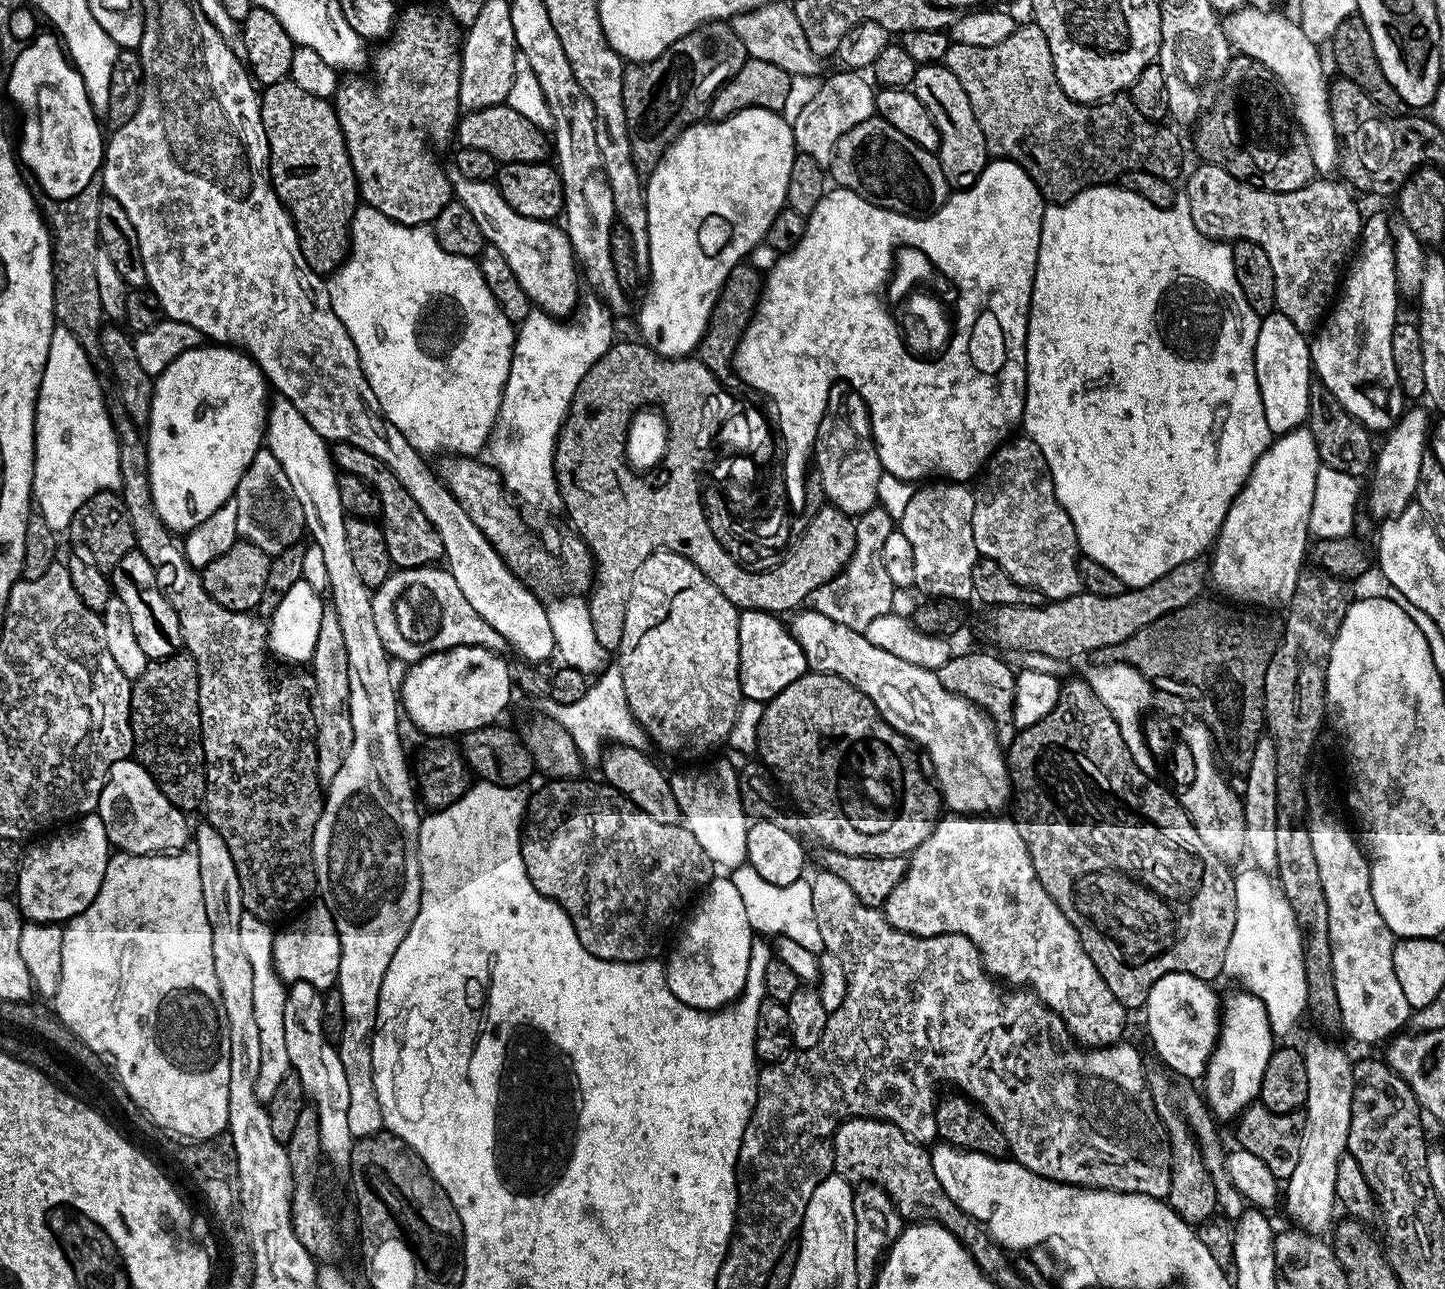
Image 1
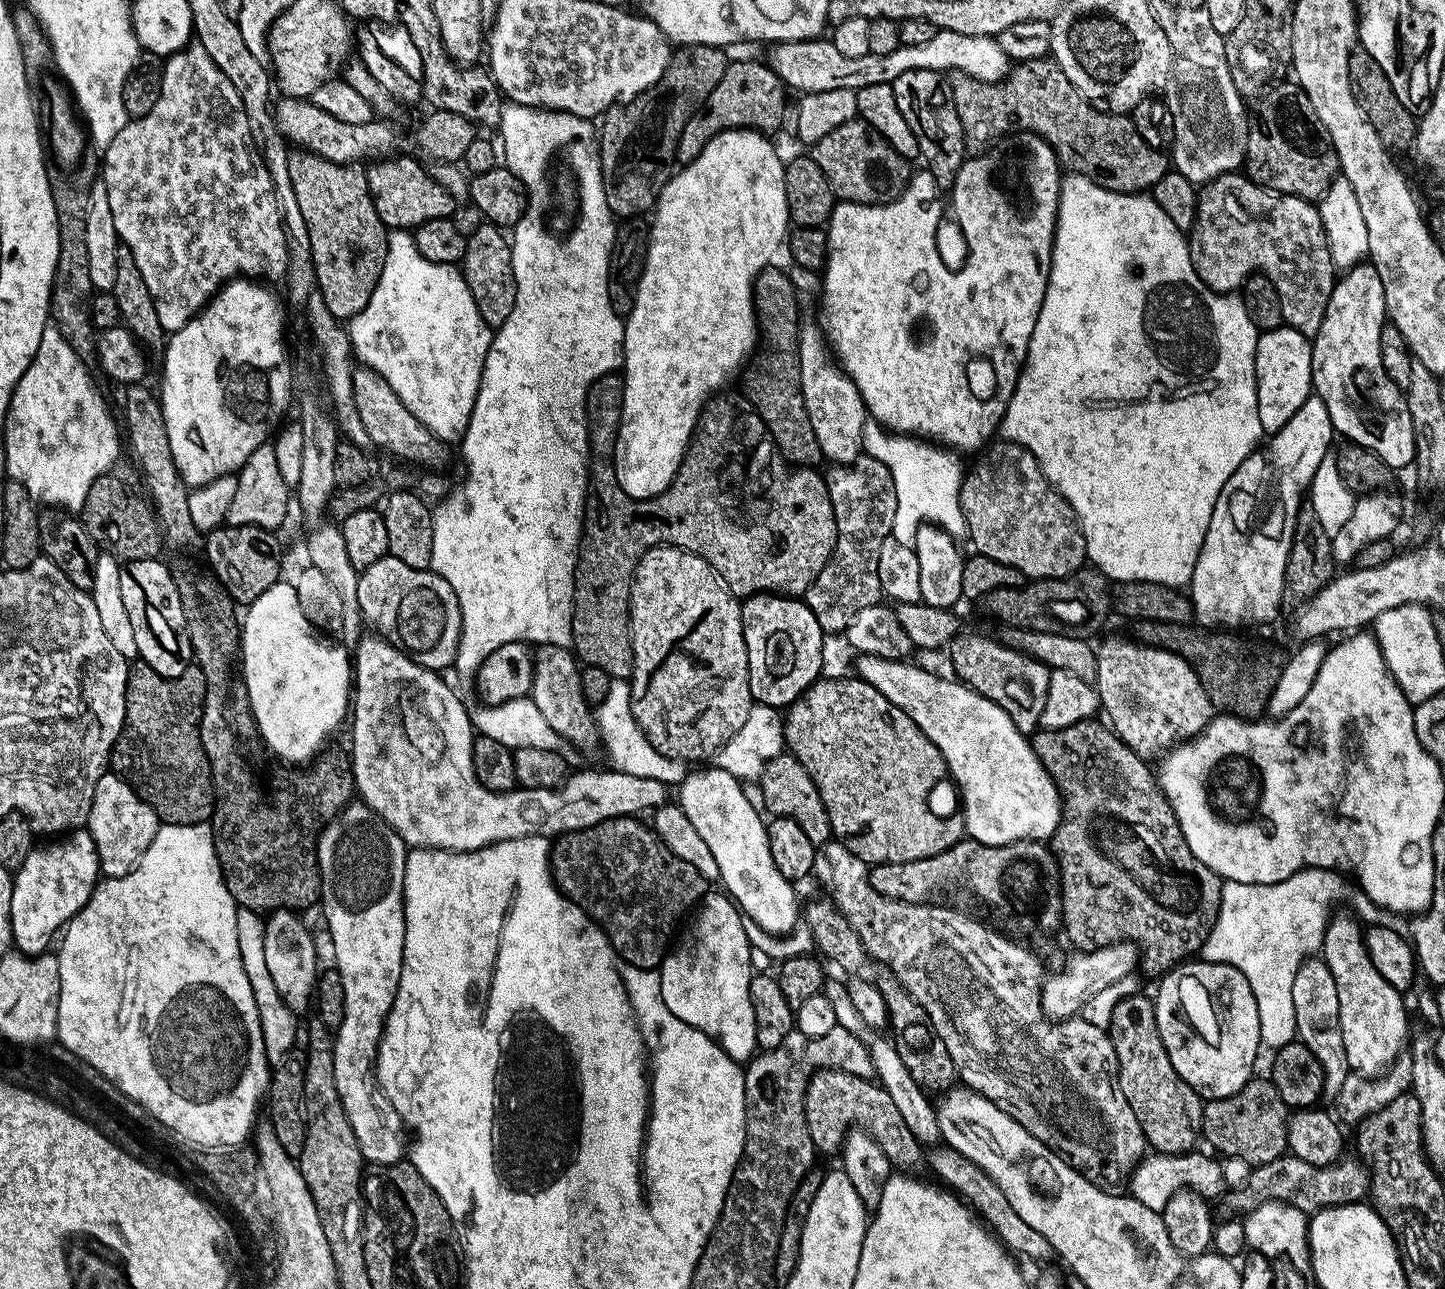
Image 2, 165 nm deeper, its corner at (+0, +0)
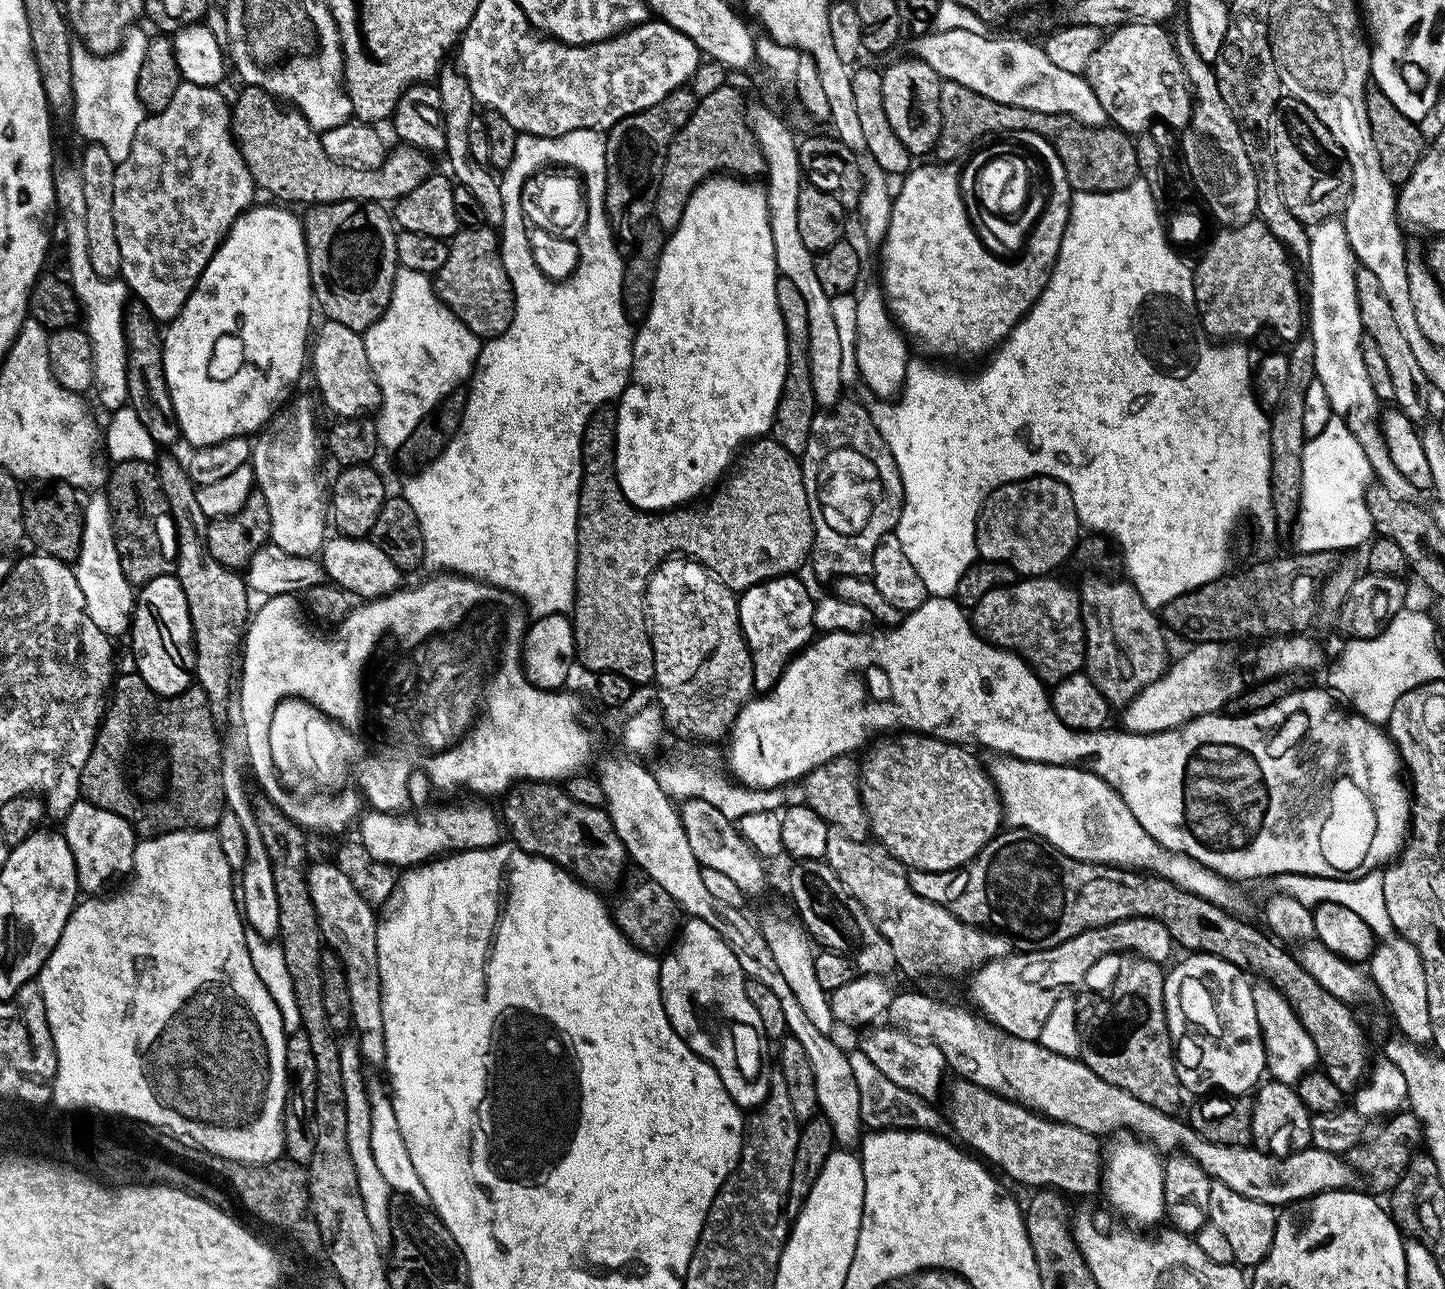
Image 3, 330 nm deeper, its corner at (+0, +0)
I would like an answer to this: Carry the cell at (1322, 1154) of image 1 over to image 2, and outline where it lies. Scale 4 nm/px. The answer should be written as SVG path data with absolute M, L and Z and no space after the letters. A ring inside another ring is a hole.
M1309 958L1294 978L1294 1014L1296 1035L1299 1043L1305 1044L1322 1062L1324 1071L1324 1096L1334 1098L1342 1088L1348 1073L1346 1046L1342 1042L1342 1022L1338 1014L1338 986L1334 986L1334 974L1322 958Z

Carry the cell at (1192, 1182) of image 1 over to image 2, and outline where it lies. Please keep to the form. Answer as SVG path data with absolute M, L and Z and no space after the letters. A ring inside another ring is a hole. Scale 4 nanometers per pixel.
M1133 994L1122 998L1122 1002L1114 1006L1110 1035L1118 1058L1118 1084L1142 1126L1145 1141L1165 1156L1193 1151L1197 1147L1196 1136L1198 1140L1204 1130L1205 1101L1180 1077L1178 1070L1174 1070L1166 1046L1162 1046L1162 1034L1158 1034L1153 997Z

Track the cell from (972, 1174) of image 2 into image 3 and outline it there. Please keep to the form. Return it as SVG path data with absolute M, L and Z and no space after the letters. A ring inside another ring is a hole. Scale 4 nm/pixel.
M859 1050L848 1052L850 1070L854 1074L854 1082L858 1086L858 1106L860 1107L860 1122L868 1130L891 1130L901 1128L907 1132L934 1132L944 1134L949 1131L947 1119L940 1117L940 1112L929 1101L923 1100L910 1090L902 1090L895 1082L890 1082L870 1058Z

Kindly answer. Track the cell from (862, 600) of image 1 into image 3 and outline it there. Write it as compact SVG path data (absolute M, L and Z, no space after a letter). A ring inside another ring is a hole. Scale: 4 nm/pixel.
M841 398L831 410L817 411L814 422L810 422L810 438L806 442L806 450L802 457L800 469L804 475L804 485L806 486L806 494L810 502L810 514L812 515L812 551L810 553L810 565L812 564L813 570L818 575L829 576L829 578L835 578L837 576L871 577L872 555L874 554L874 550L882 537L895 529L896 523L900 521L902 506L904 505L904 487L902 486L902 478L898 474L898 466L894 462L894 458L890 454L890 450L886 446L882 434L874 426L871 411L867 407L864 409L858 401L848 400L848 398Z

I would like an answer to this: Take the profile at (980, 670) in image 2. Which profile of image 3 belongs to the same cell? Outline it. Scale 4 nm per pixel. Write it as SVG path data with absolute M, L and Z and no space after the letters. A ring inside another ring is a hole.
M1055 575L1029 576L1017 579L1014 584L1007 584L998 590L990 590L970 609L972 627L983 640L993 644L995 648L1005 648L1015 656L1022 657L1036 671L1036 675L1045 685L1055 686L1066 678L1077 675L1084 667L1084 623L1080 613L1080 594L1075 587L1055 580Z

